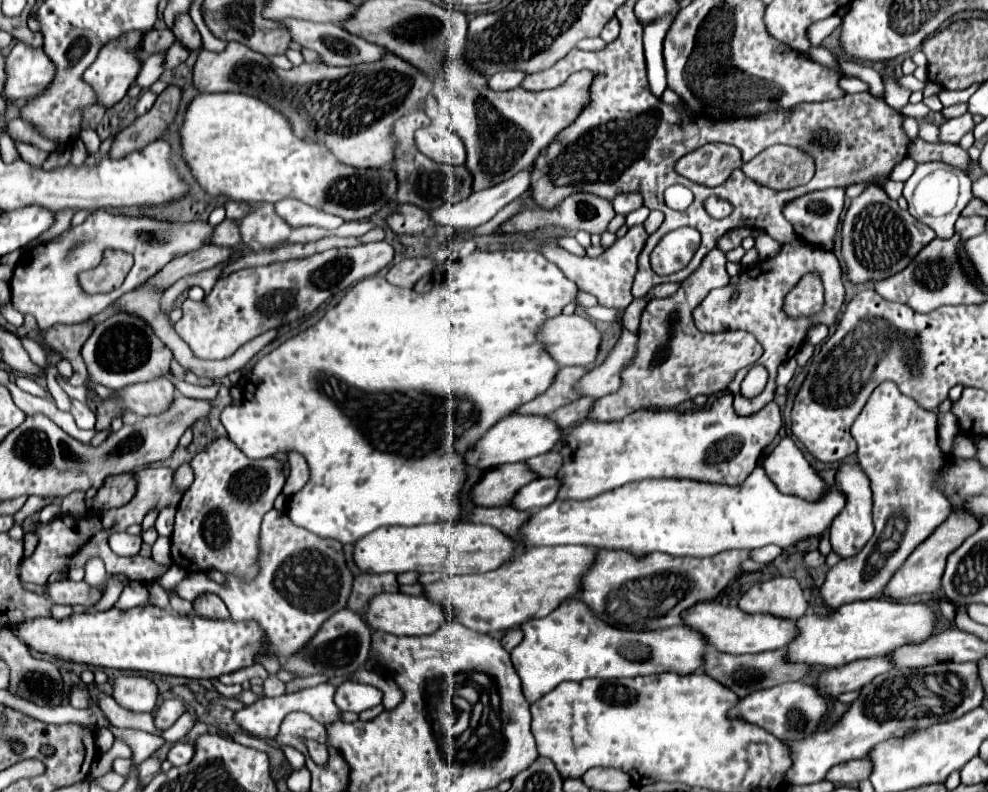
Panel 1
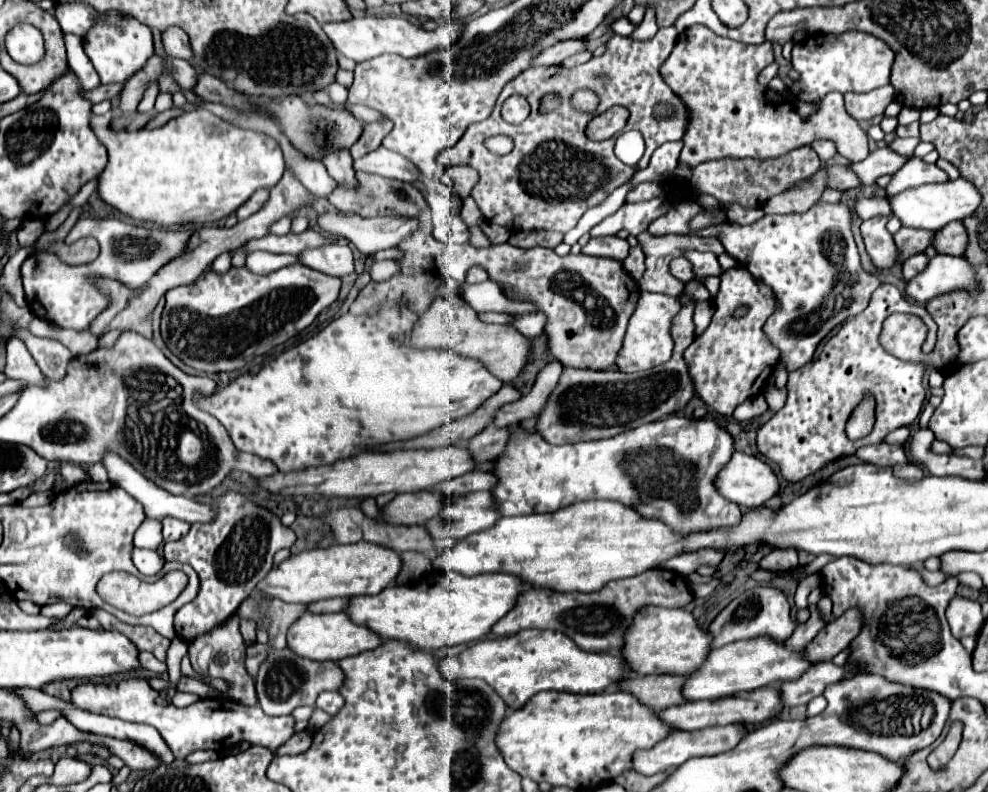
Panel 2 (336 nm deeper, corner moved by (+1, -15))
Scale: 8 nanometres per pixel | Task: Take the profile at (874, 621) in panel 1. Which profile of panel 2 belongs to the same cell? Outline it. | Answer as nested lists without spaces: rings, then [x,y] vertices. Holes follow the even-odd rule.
[[[757,637],[751,641],[737,641],[729,643],[721,649],[711,649],[705,661],[687,675],[681,695],[685,701],[699,701],[699,699],[721,699],[729,695],[737,695],[741,691],[755,691],[765,685],[775,685],[781,681],[797,679],[809,669],[809,661],[803,659],[803,651],[789,651],[783,643],[777,643],[767,637]]]

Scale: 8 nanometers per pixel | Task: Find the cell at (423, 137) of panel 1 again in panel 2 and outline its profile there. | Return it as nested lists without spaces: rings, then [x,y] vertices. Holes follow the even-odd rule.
[[[377,147],[375,151],[353,161],[355,171],[365,171],[365,173],[373,173],[373,175],[381,175],[397,181],[409,181],[409,183],[417,181],[419,179],[417,169],[407,165],[409,163],[403,155],[397,155],[385,147]]]

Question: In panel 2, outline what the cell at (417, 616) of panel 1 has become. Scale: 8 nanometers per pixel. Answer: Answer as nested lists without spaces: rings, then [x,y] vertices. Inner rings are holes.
[[[305,613],[287,631],[287,647],[295,655],[307,657],[311,661],[339,661],[339,659],[375,649],[379,643],[381,643],[379,635],[375,635],[367,627],[353,625],[345,613],[331,613],[331,615]]]

